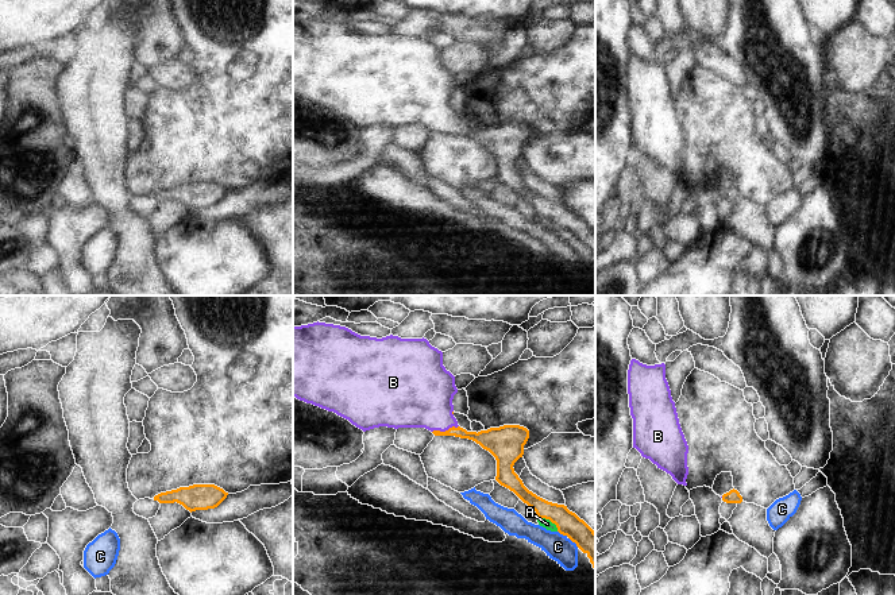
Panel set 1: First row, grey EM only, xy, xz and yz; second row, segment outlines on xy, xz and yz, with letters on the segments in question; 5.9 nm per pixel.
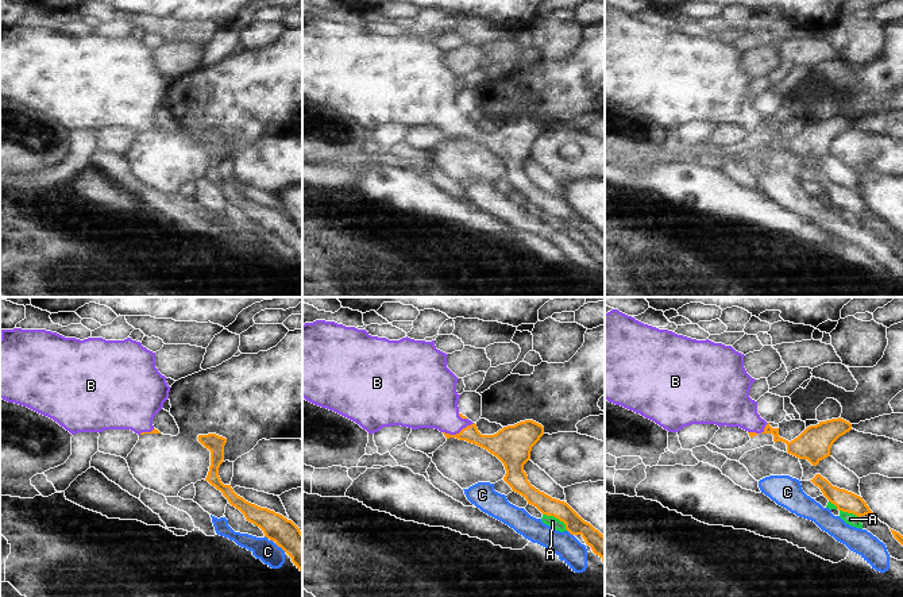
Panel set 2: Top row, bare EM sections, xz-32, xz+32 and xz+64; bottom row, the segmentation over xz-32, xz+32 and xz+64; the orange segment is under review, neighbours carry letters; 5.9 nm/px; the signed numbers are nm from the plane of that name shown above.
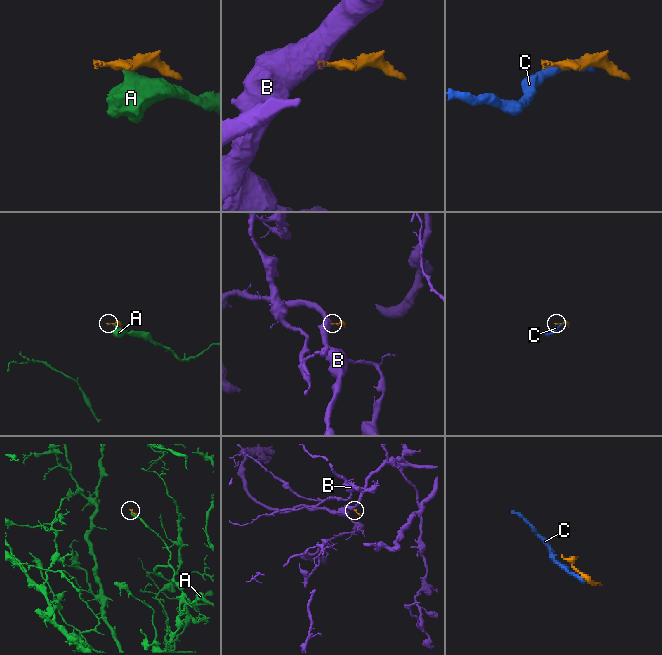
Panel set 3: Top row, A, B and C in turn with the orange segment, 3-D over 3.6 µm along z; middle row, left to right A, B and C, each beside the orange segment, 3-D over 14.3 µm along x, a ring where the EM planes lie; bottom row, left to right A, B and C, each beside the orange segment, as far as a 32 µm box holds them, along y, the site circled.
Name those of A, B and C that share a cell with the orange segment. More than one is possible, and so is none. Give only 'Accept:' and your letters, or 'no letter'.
Accept: B

